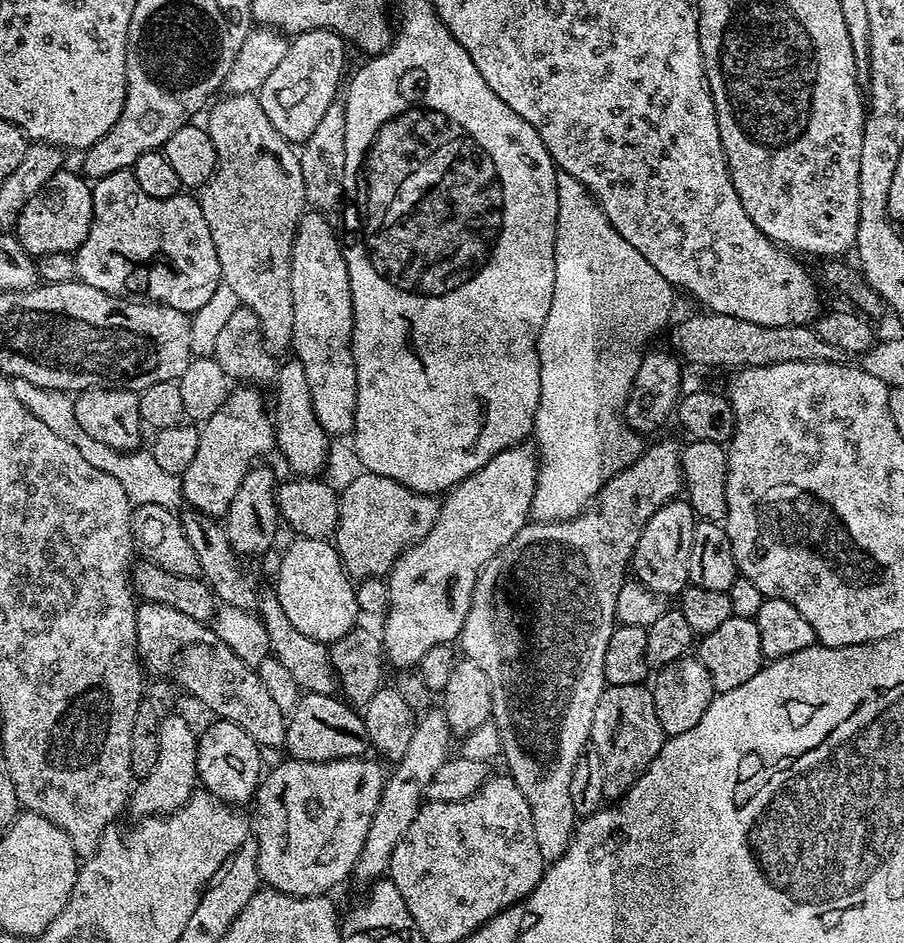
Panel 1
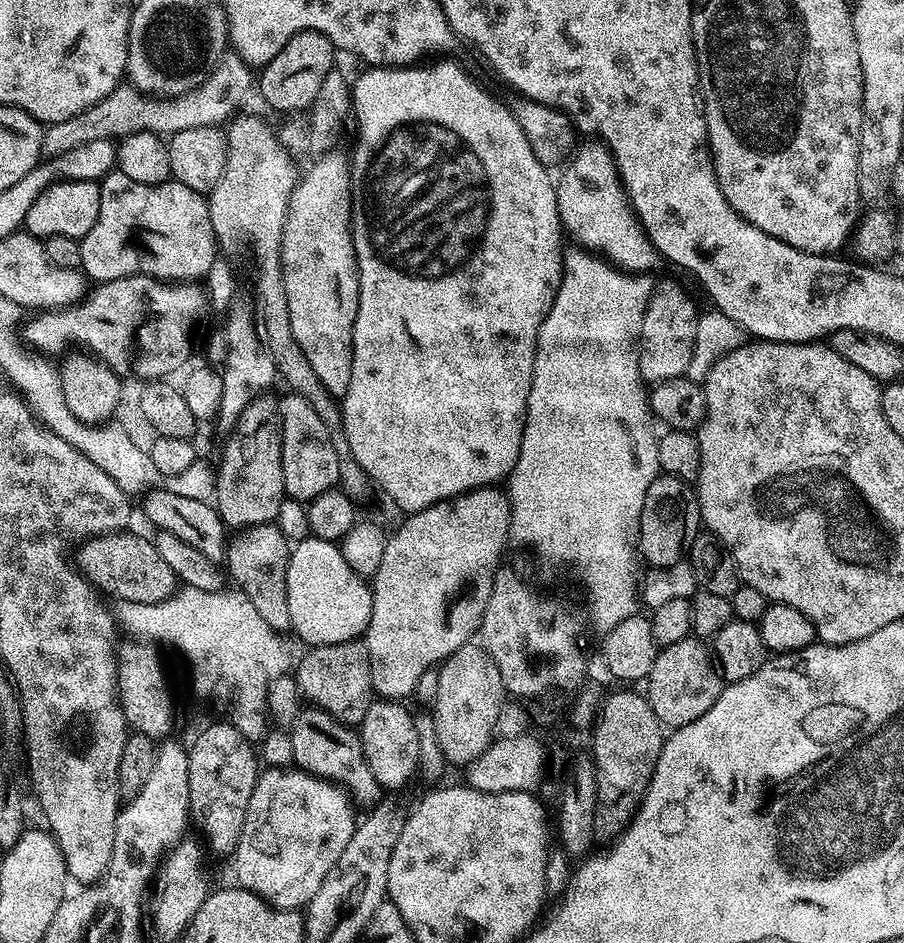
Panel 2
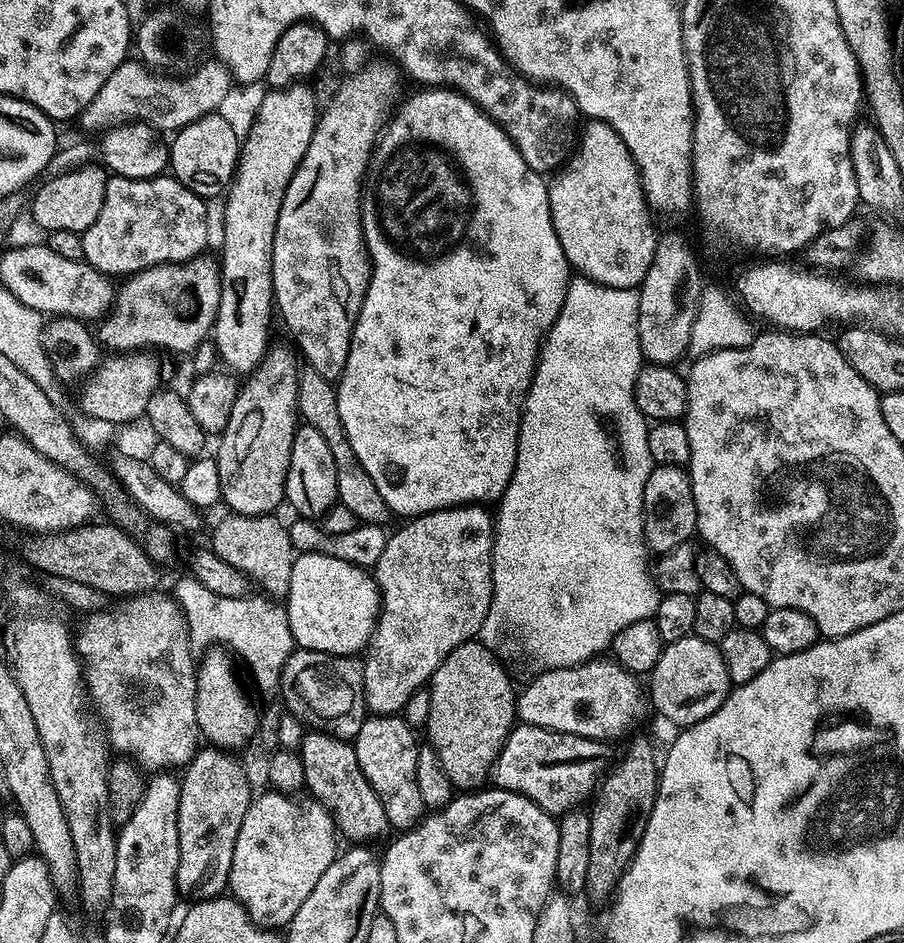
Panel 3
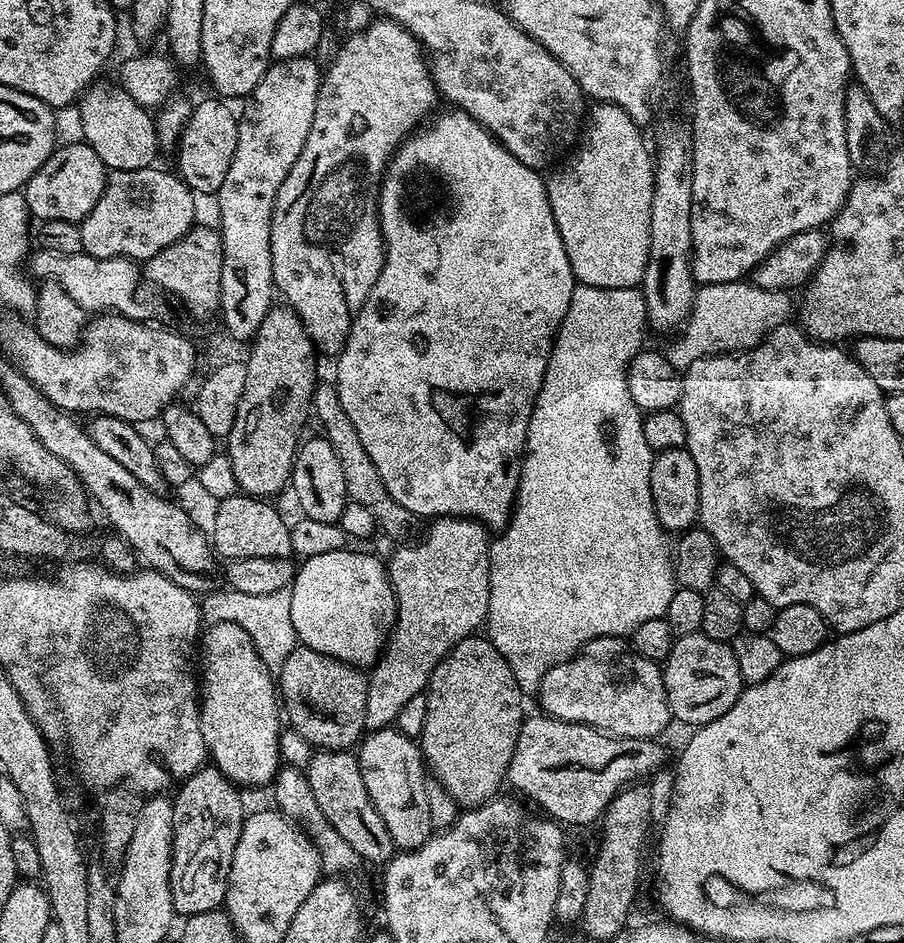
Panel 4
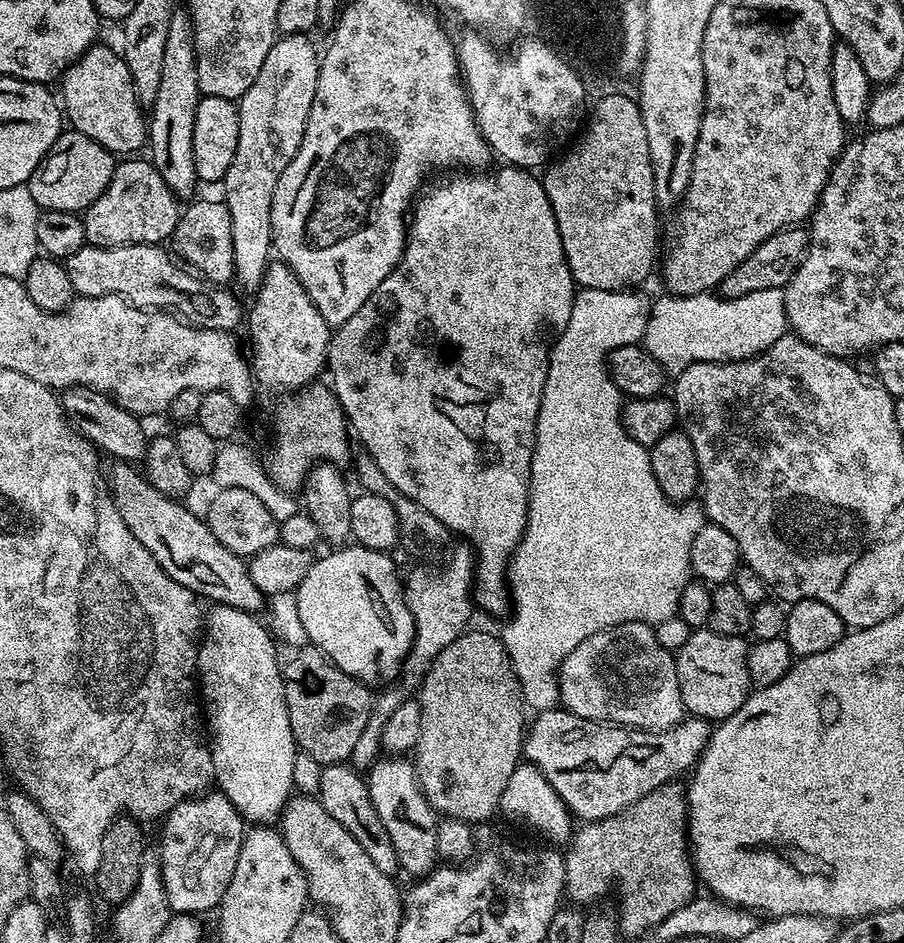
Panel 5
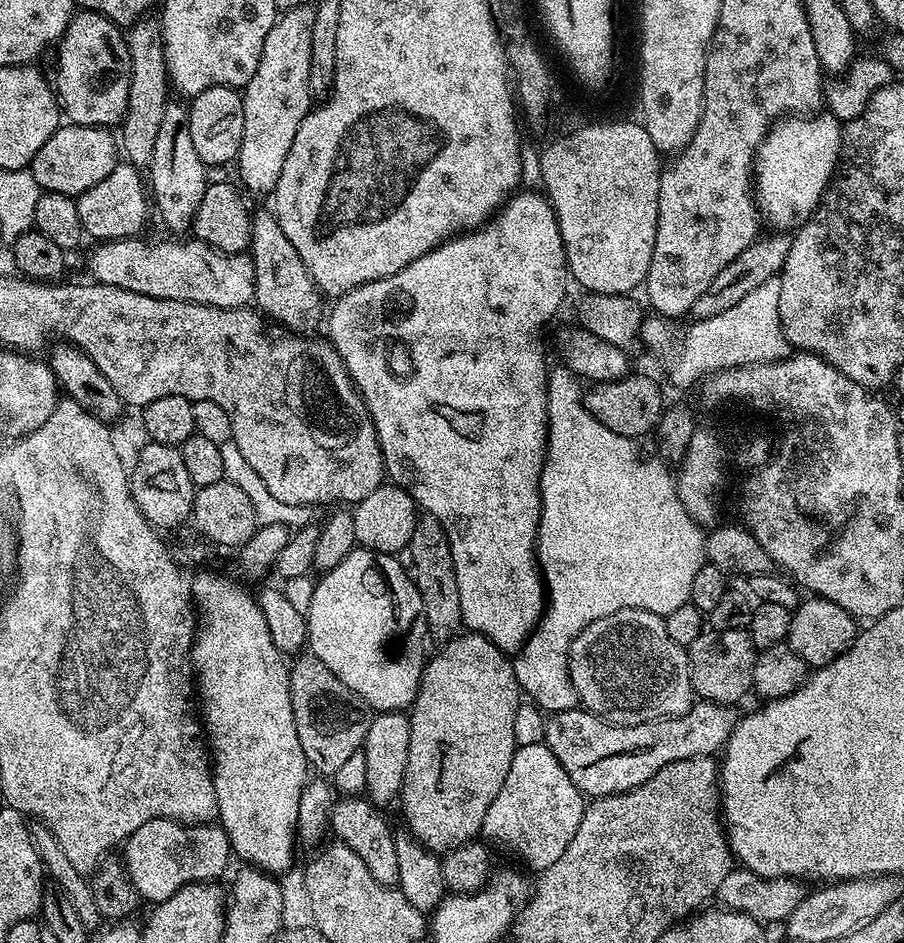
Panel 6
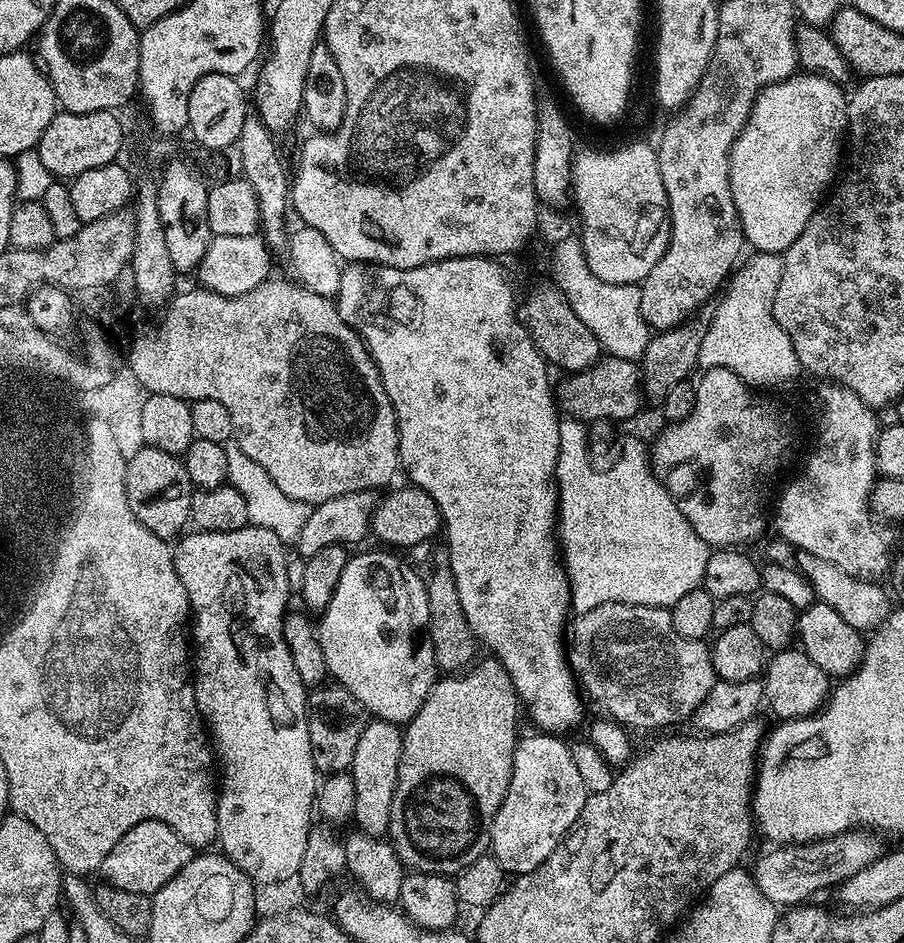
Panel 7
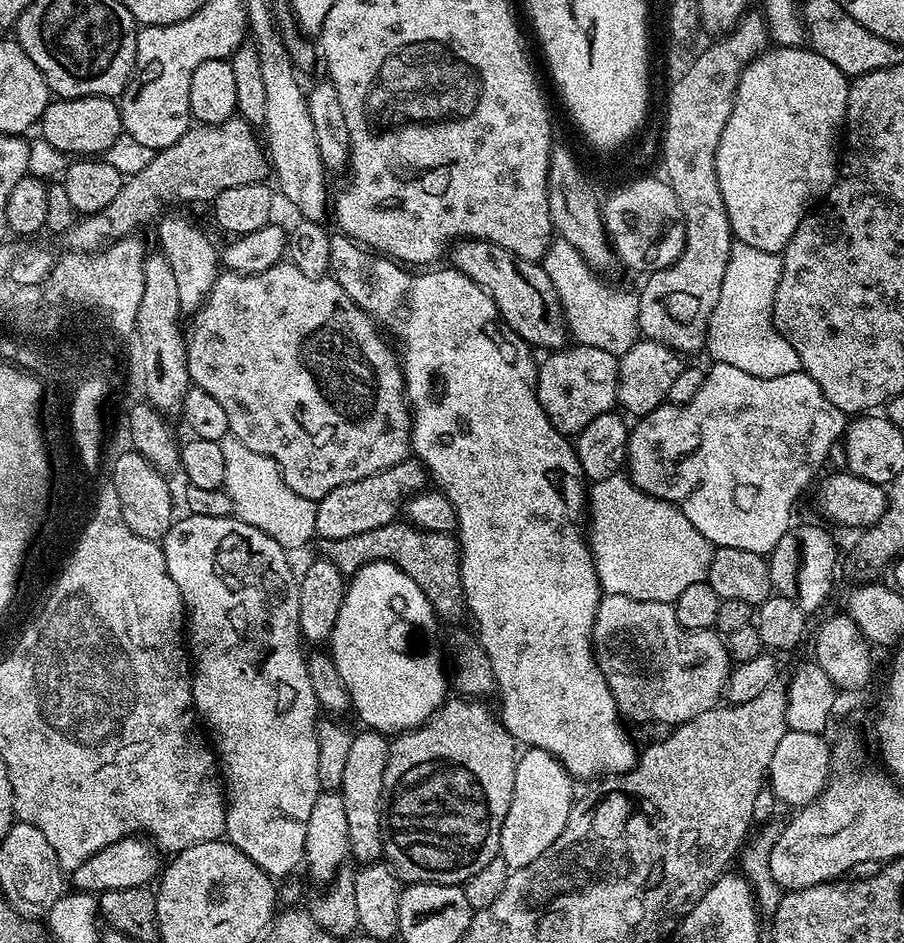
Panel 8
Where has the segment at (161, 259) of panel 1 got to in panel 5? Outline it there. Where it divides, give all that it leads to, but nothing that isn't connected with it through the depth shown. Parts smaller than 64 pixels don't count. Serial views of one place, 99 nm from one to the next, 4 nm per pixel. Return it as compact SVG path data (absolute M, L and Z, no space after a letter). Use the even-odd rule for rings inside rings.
M124 158L117 163L114 174L110 178L110 182L106 186L106 190L102 190L102 194L98 194L98 198L82 213L84 217L84 225L86 226L86 238L88 243L95 248L113 248L114 246L130 246L131 244L159 244L163 245L165 241L171 237L172 232L176 229L176 223L180 220L182 211L181 201L172 193L170 186L166 186L166 182L162 182L162 174L158 174L158 170L152 165L151 159L136 160L140 158Z

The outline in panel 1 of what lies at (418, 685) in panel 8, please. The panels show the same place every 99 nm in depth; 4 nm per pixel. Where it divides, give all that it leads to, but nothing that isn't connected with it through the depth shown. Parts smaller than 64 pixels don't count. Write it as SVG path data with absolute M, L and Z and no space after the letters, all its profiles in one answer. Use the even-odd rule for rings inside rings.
M293 539L292 545L281 556L284 557L280 560L274 595L301 634L331 645L357 627L356 616L361 615L361 610L353 581L335 547L327 539Z

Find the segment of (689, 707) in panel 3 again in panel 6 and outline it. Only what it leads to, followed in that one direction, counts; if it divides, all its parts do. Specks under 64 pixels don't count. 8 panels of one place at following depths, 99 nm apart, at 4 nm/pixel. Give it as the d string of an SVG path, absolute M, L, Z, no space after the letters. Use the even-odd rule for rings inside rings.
M705 630L700 633L689 648L689 662L692 665L692 690L700 700L715 704L739 705L744 695L752 692L752 675L756 661L756 647L745 630Z

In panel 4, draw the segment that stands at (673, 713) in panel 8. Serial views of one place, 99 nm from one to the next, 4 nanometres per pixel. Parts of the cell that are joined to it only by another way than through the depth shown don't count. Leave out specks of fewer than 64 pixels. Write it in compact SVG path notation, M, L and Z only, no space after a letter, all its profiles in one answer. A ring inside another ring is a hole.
M623 637L591 640L571 659L552 667L543 676L538 699L545 715L590 725L614 736L655 739L672 722L663 669L657 661L630 649Z

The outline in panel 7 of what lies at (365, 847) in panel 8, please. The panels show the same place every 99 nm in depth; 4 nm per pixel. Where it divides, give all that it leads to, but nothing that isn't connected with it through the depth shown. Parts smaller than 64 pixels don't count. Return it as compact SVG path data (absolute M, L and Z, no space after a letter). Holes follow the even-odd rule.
M369 719L354 749L354 762L350 769L354 778L354 814L352 820L361 832L387 837L390 826L390 806L394 802L394 790L398 782L398 762L402 754L403 731L385 720Z

